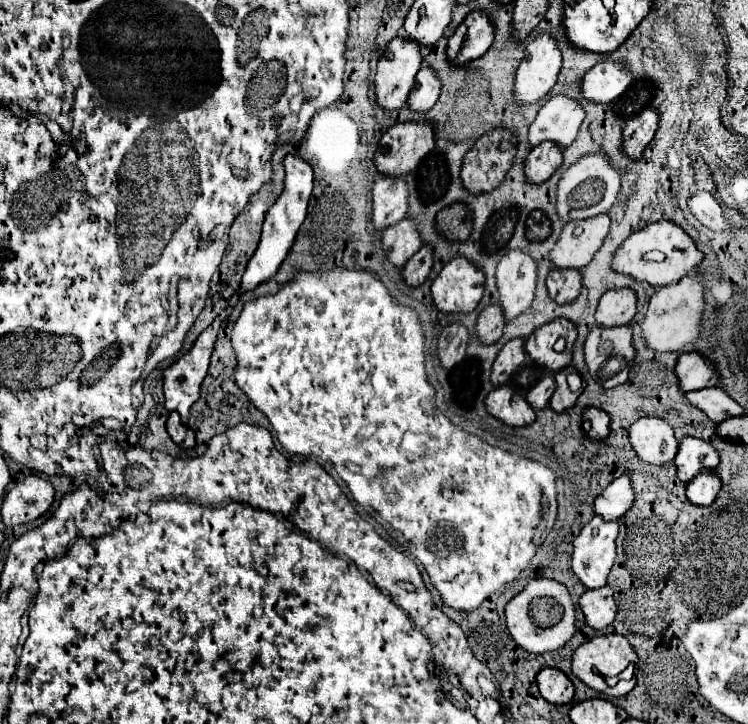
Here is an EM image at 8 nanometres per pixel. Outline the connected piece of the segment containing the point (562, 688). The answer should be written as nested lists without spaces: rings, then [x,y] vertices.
[[[546,667],[538,673],[536,681],[542,697],[550,703],[562,705],[562,703],[570,703],[574,697],[574,685],[560,669]]]

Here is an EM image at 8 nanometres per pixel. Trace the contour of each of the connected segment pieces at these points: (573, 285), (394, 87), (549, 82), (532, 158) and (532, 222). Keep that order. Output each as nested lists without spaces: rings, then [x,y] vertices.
[[[552,269],[546,279],[550,297],[558,303],[572,301],[582,287],[580,269]]]
[[[394,37],[378,61],[376,99],[384,109],[400,109],[412,85],[416,73],[422,67],[422,47],[416,41],[404,41],[404,37]]]
[[[538,33],[526,47],[524,59],[516,71],[518,103],[534,103],[548,95],[558,79],[562,53],[550,33]]]
[[[544,141],[544,145],[536,145],[526,157],[526,177],[532,183],[540,183],[550,179],[550,175],[562,165],[564,149],[556,149],[552,141]]]
[[[536,211],[536,213],[530,213],[530,217],[526,221],[526,233],[528,233],[530,241],[542,241],[552,233],[552,225],[550,225],[548,217],[544,217],[544,213]]]

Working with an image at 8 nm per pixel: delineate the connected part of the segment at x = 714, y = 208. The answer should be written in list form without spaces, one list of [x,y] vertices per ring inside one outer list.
[[[696,191],[692,195],[692,199],[688,201],[688,205],[690,205],[692,213],[696,215],[696,219],[702,225],[706,225],[708,229],[714,229],[714,231],[732,231],[732,223],[724,215],[722,205],[720,205],[720,201],[714,195],[704,193],[704,191]]]

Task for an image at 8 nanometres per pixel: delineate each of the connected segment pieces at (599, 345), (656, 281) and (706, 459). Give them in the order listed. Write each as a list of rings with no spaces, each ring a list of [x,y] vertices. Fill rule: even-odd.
[[[618,325],[616,329],[594,327],[584,343],[584,355],[590,375],[602,379],[606,387],[624,383],[636,359],[632,325]]]
[[[662,219],[662,221],[656,221],[656,223],[650,223],[646,225],[644,229],[632,233],[616,251],[614,255],[614,261],[612,261],[612,267],[620,273],[626,273],[626,275],[632,275],[634,279],[638,281],[646,281],[654,287],[662,287],[662,285],[672,285],[676,281],[680,281],[684,275],[690,275],[704,259],[704,253],[696,247],[694,239],[676,223],[668,221],[668,219]],[[652,249],[658,249],[666,255],[666,259],[662,263],[656,263],[656,261],[646,261],[644,255]]]
[[[684,437],[680,441],[680,449],[674,459],[678,467],[678,477],[682,481],[690,481],[702,469],[716,469],[720,463],[720,455],[712,449],[712,443],[696,437]]]

